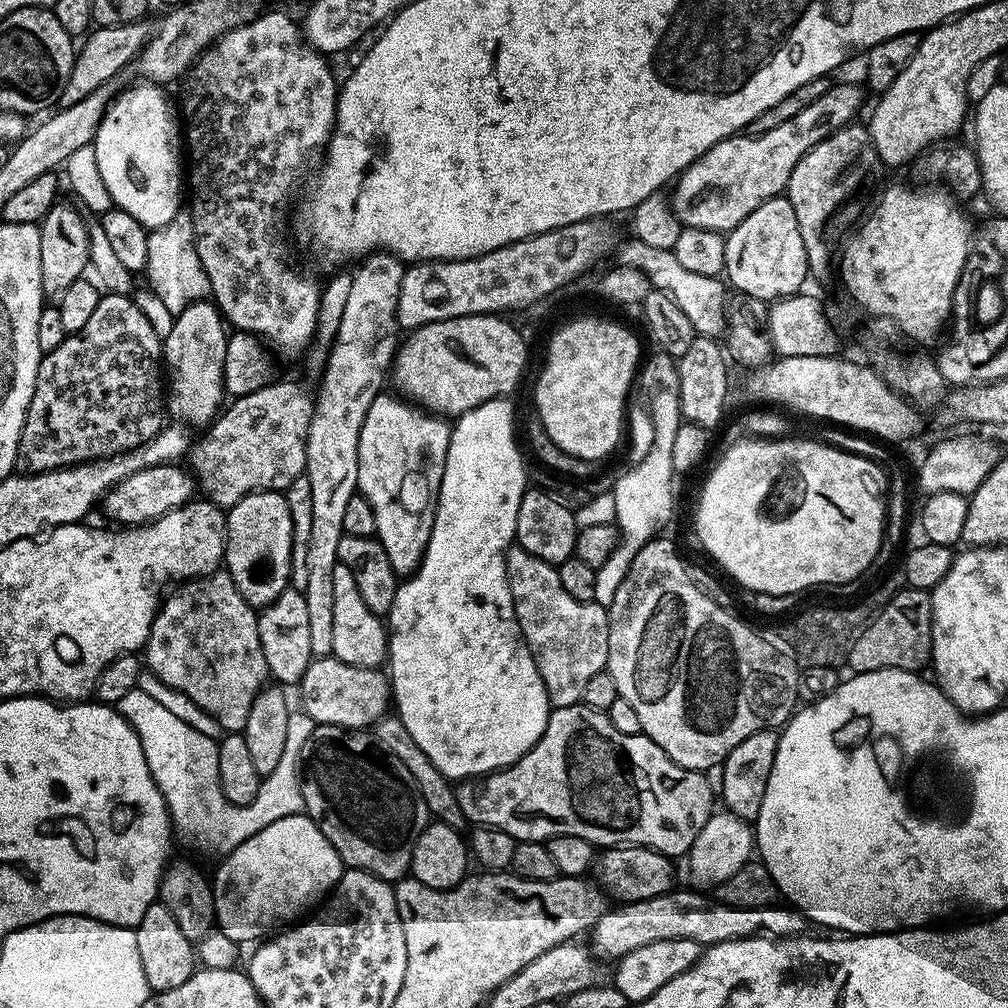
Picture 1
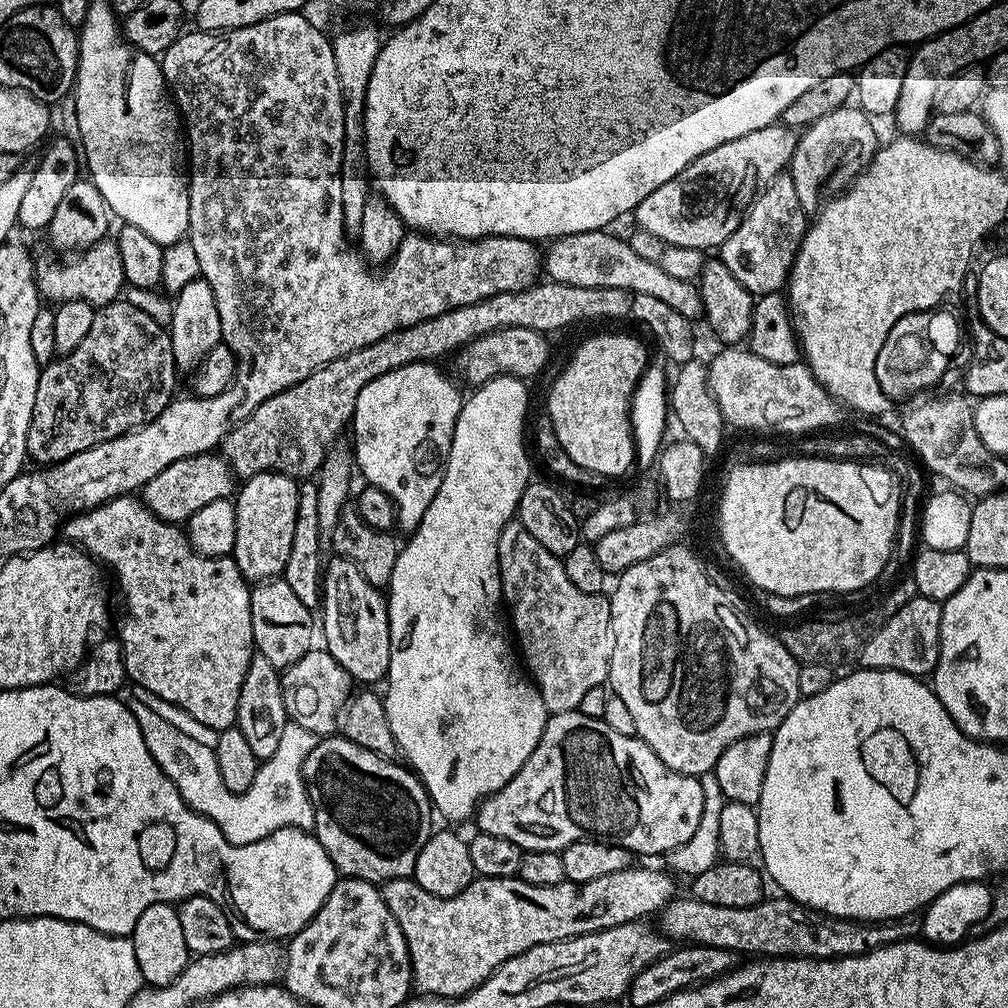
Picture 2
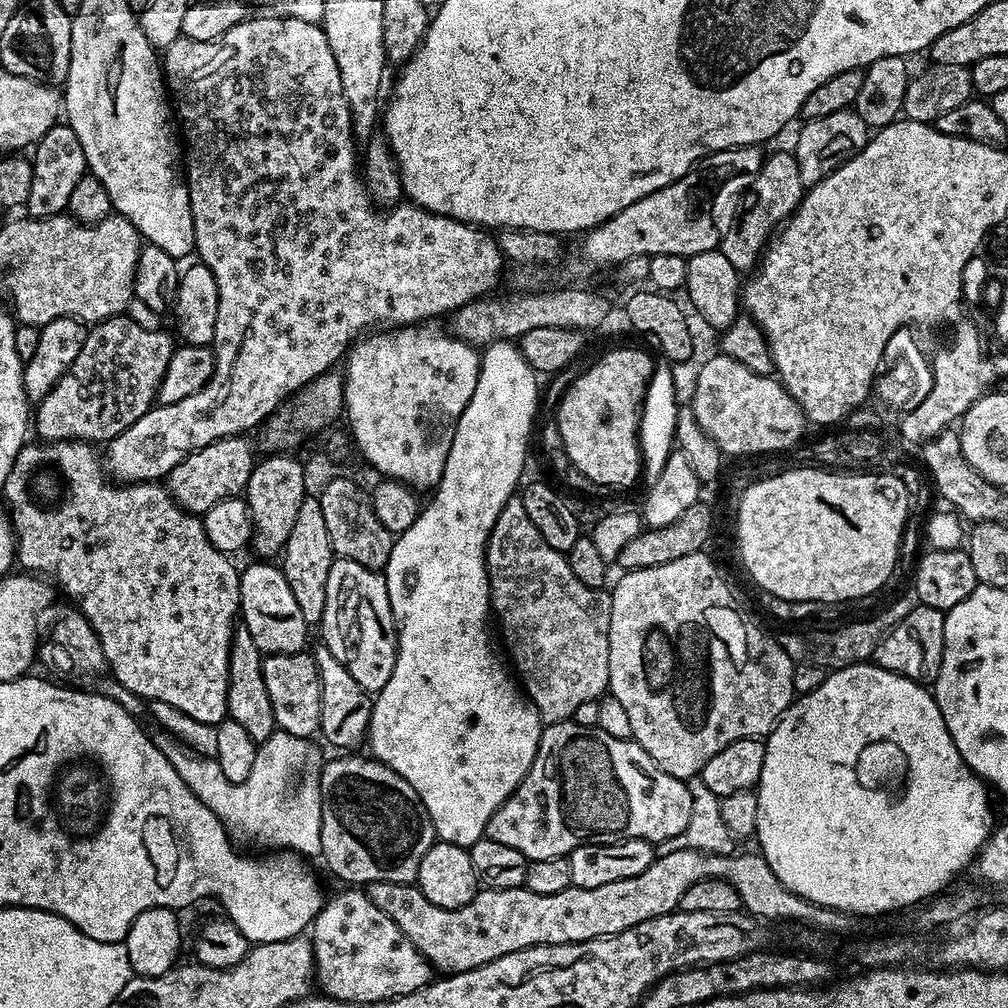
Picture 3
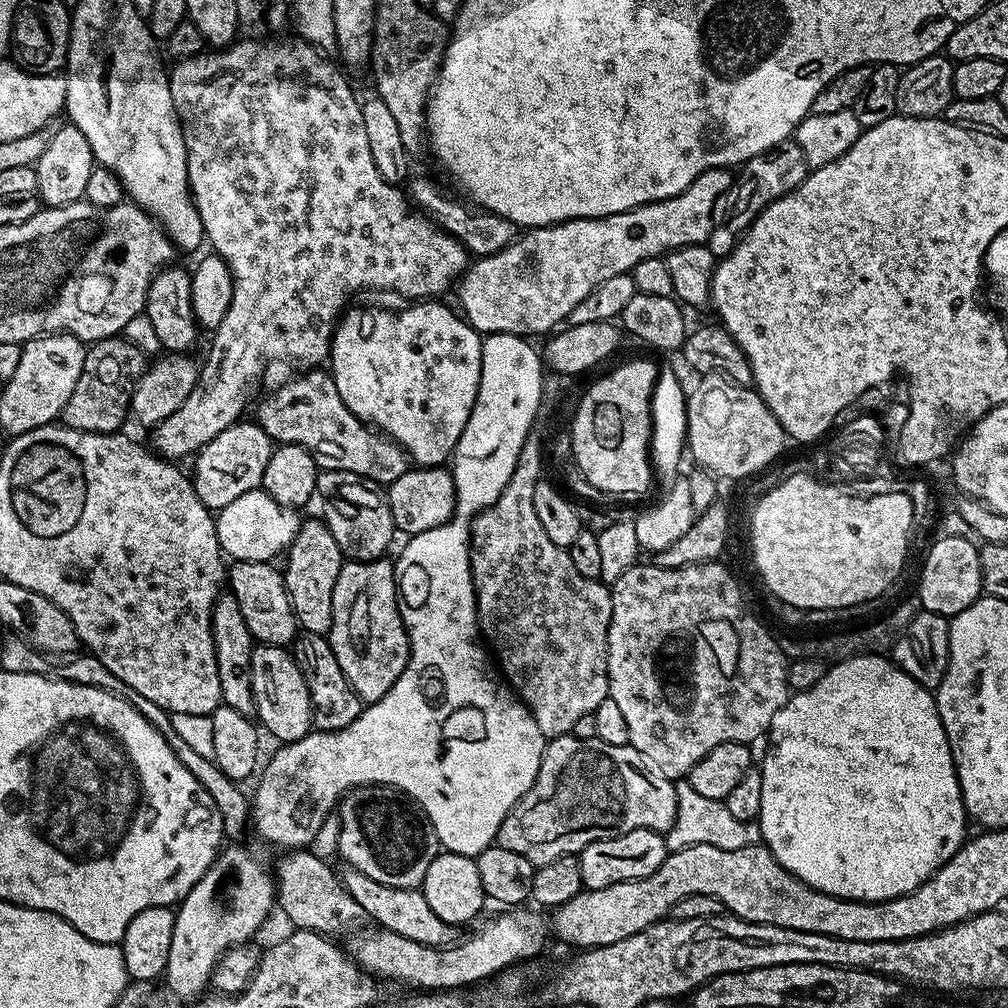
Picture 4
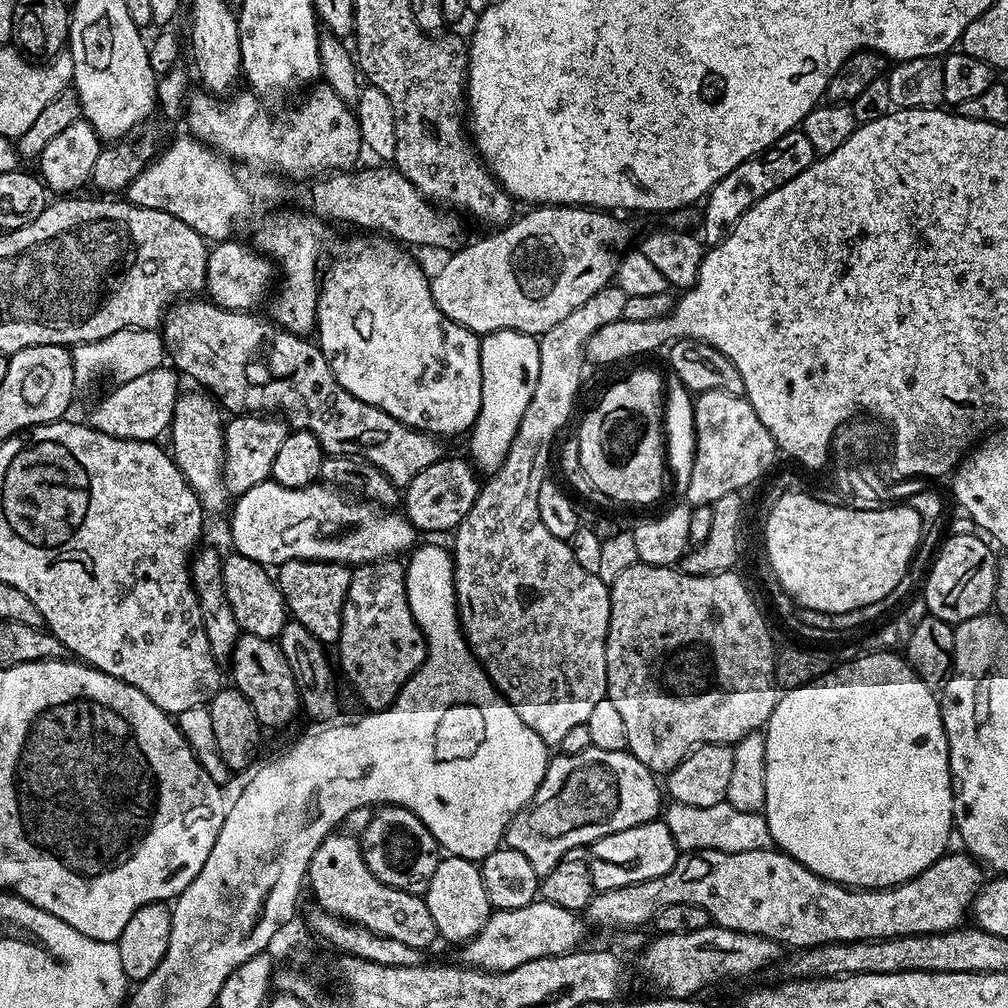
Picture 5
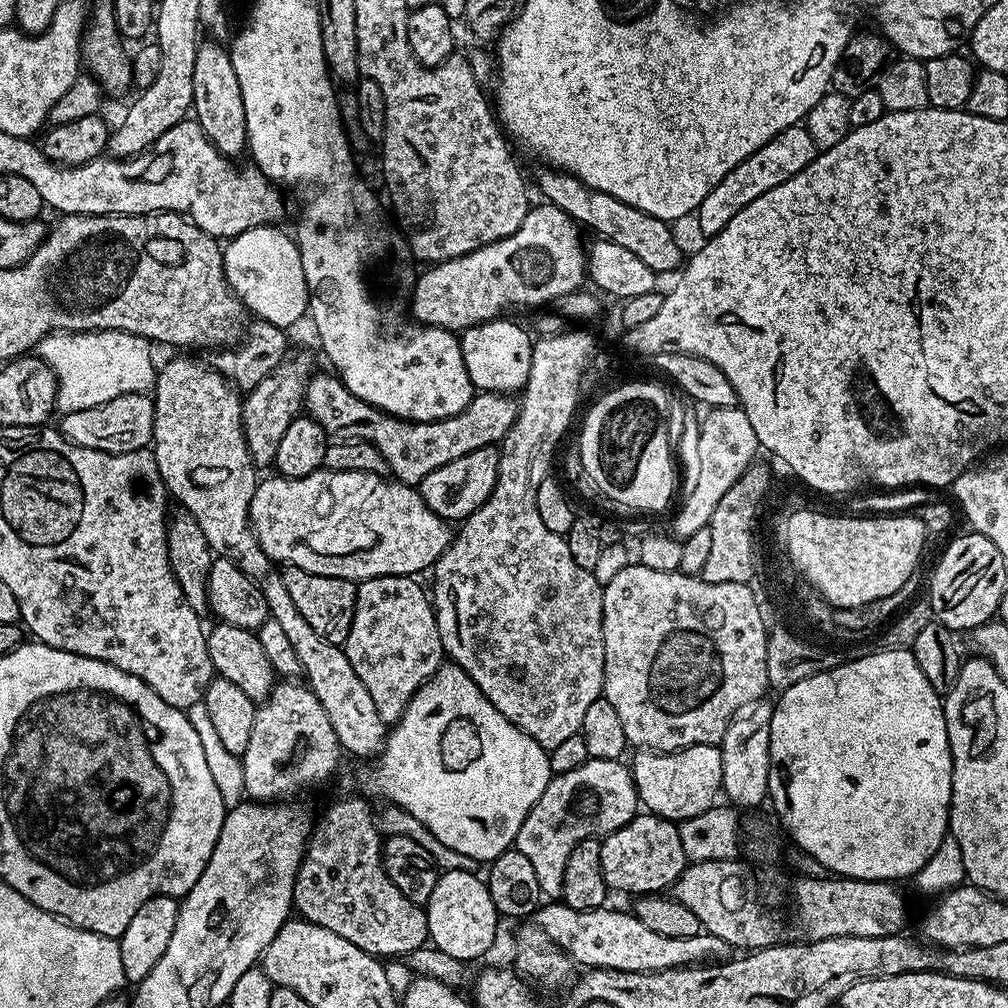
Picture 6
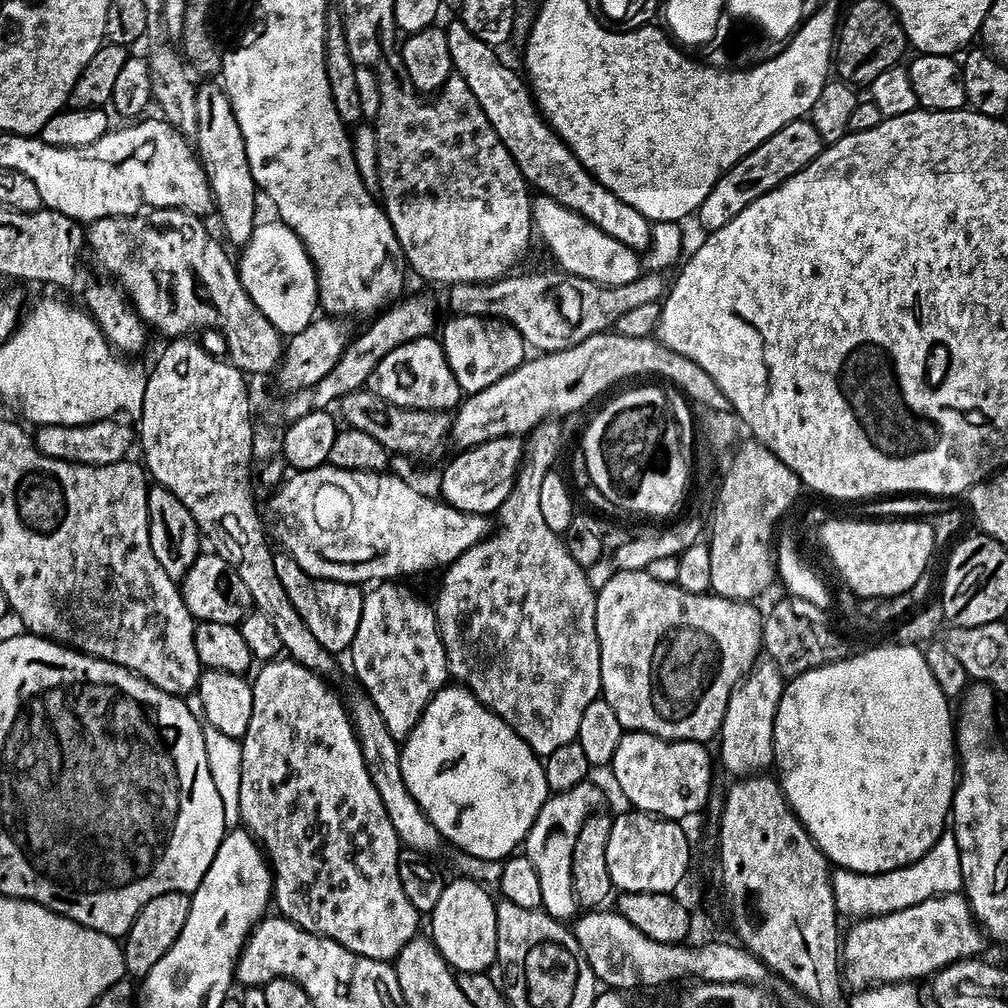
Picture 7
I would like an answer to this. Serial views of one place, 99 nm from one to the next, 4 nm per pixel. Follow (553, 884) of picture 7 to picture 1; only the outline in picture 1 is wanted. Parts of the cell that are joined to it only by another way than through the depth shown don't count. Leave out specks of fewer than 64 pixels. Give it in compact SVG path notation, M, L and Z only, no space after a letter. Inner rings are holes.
M583 702L552 708L542 738L521 760L510 768L488 773L482 783L461 783L456 788L456 797L465 821L501 828L517 842L544 842L549 839L547 836L576 836L577 841L589 840L597 846L653 848L669 858L683 857L692 849L698 830L706 826L714 811L714 795L705 773L678 766L649 736L631 736L614 730L607 714L587 708Z

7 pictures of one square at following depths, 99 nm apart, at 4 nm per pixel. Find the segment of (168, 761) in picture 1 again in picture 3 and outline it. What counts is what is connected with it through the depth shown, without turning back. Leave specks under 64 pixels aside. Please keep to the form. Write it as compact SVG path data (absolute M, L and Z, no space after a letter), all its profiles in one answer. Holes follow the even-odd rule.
M163 730L153 731L151 737L170 766L178 770L178 778L190 786L193 794L222 821L225 829L253 836L256 840L265 840L268 844L290 846L291 851L297 854L304 854L308 844L315 843L317 813L308 813L307 806L296 805L292 797L292 776L299 772L315 773L318 768L318 764L312 761L316 756L316 748L309 737L286 734L279 730L270 734L270 738L266 738L266 742L259 744L256 749L254 770L250 770L250 778L237 784L232 784L230 778L222 774L222 766L218 766L213 757L196 752L177 737Z

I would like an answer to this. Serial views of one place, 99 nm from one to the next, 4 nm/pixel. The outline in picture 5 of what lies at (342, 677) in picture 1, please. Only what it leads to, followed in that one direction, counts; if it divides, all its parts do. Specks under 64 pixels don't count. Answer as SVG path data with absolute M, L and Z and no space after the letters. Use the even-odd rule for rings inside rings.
M249 632L241 634L236 639L231 664L231 683L243 694L246 702L254 706L254 714L265 729L284 728L295 718L296 712L298 716L301 711L298 686L276 640L258 638Z

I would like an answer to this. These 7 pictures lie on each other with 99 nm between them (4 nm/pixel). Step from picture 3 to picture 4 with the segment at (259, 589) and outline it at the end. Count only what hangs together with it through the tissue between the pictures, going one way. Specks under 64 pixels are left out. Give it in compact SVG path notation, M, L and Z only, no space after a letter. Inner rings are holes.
M238 560L227 569L226 580L230 591L238 598L238 606L242 606L242 618L246 618L246 626L250 626L253 641L288 646L298 635L296 615L284 585L281 569L272 567L276 566L268 562Z

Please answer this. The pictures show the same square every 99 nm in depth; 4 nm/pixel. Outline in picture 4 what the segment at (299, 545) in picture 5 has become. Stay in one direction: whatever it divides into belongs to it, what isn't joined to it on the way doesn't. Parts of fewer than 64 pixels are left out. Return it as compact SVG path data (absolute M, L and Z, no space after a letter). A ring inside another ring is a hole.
M255 488L246 494L242 494L242 498L234 498L234 502L230 502L230 506L219 509L215 513L216 517L216 533L218 534L218 542L220 543L220 551L225 557L231 558L233 561L245 560L246 562L272 562L275 556L287 553L288 547L292 545L293 538L300 533L300 525L302 523L301 513L294 508L287 508L278 502L274 502L274 498L270 498L270 494Z

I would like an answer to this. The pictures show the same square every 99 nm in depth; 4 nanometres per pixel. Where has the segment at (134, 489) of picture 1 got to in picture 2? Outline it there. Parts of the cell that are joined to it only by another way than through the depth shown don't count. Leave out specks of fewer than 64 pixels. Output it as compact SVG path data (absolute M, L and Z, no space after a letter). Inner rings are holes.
M200 452L197 456L170 462L166 470L154 474L154 478L144 484L142 499L145 506L158 518L167 520L170 524L180 524L202 510L202 506L210 506L210 502L215 500L229 499L234 492L232 480L234 481L232 467L223 455Z

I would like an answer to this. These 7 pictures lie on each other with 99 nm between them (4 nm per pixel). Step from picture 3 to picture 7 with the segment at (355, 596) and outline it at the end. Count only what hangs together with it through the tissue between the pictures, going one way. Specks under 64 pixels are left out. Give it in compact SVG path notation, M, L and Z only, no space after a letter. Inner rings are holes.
M380 582L364 592L362 602L362 618L358 618L358 634L354 634L350 655L352 668L360 679L359 687L371 698L374 706L378 706L378 714L382 714L382 722L386 722L386 730L390 730L390 738L403 742L414 730L418 718L426 710L430 698L445 684L449 683L450 673L446 662L446 650L440 637L440 627L436 625L436 609L431 603L419 600L400 582Z

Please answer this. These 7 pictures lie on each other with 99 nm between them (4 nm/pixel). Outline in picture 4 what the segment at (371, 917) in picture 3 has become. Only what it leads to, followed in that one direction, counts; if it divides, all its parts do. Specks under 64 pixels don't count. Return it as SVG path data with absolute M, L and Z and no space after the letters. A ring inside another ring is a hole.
M516 906L511 910L504 910L497 920L484 924L473 936L468 936L457 946L445 946L443 948L431 948L429 944L419 944L416 940L406 938L402 934L394 934L389 928L379 926L361 926L347 937L346 951L355 960L359 968L376 977L377 981L397 980L400 984L409 984L412 990L427 990L428 992L443 992L445 990L464 990L467 984L479 985L481 982L490 980L498 972L504 969L519 965L520 960L528 960L536 956L544 948L548 936L550 940L550 924L547 919L539 916L539 911L528 906Z

